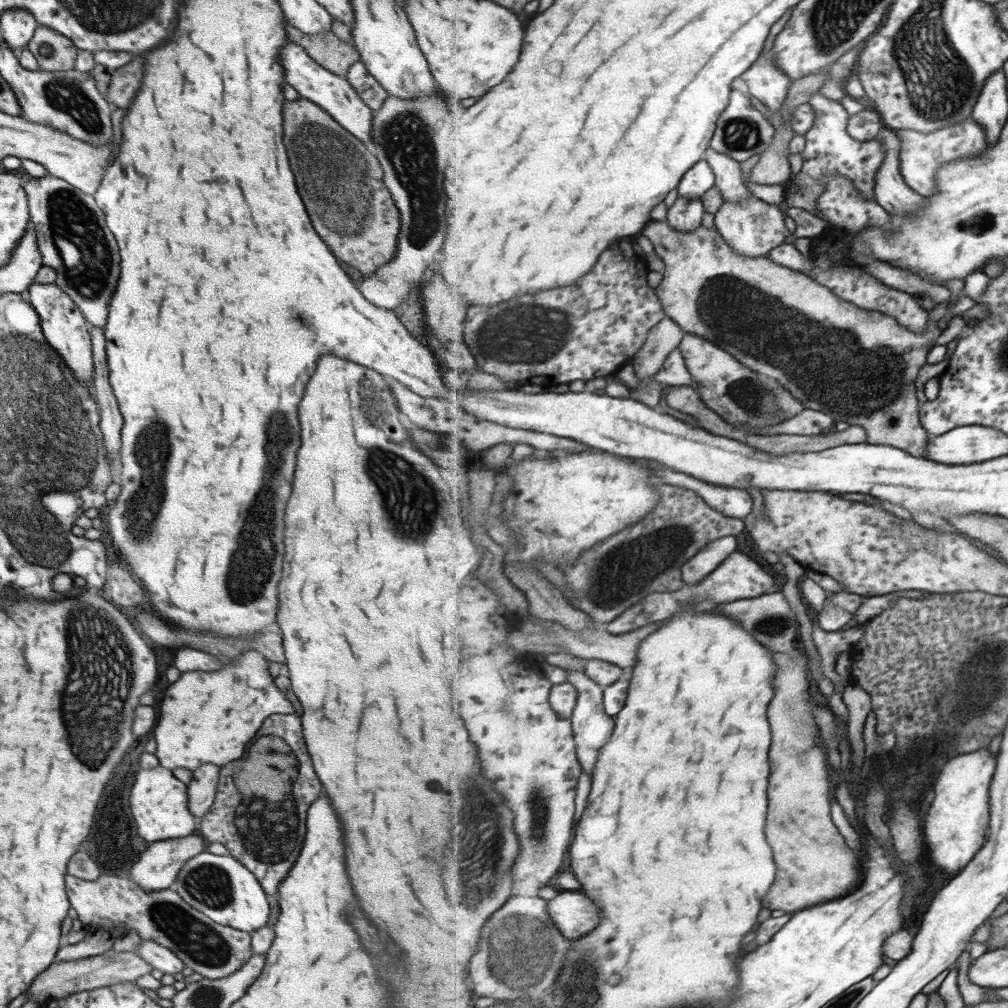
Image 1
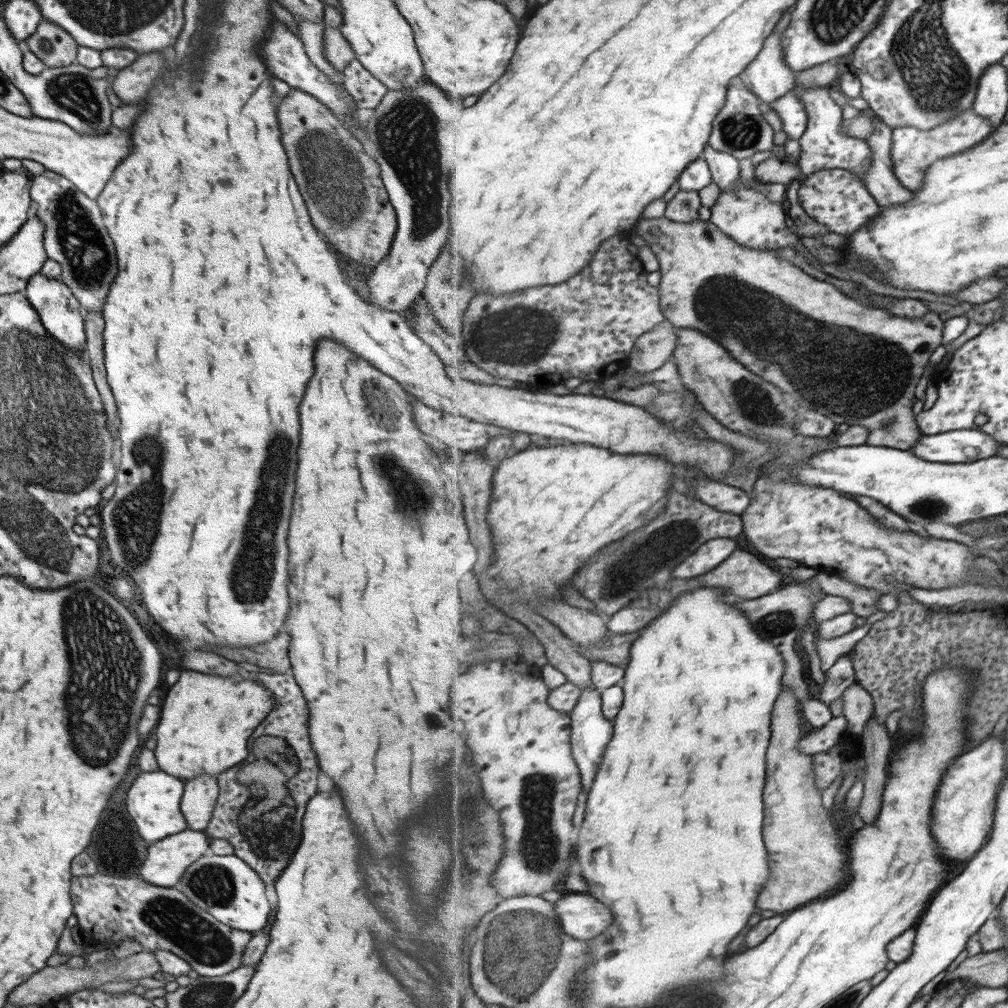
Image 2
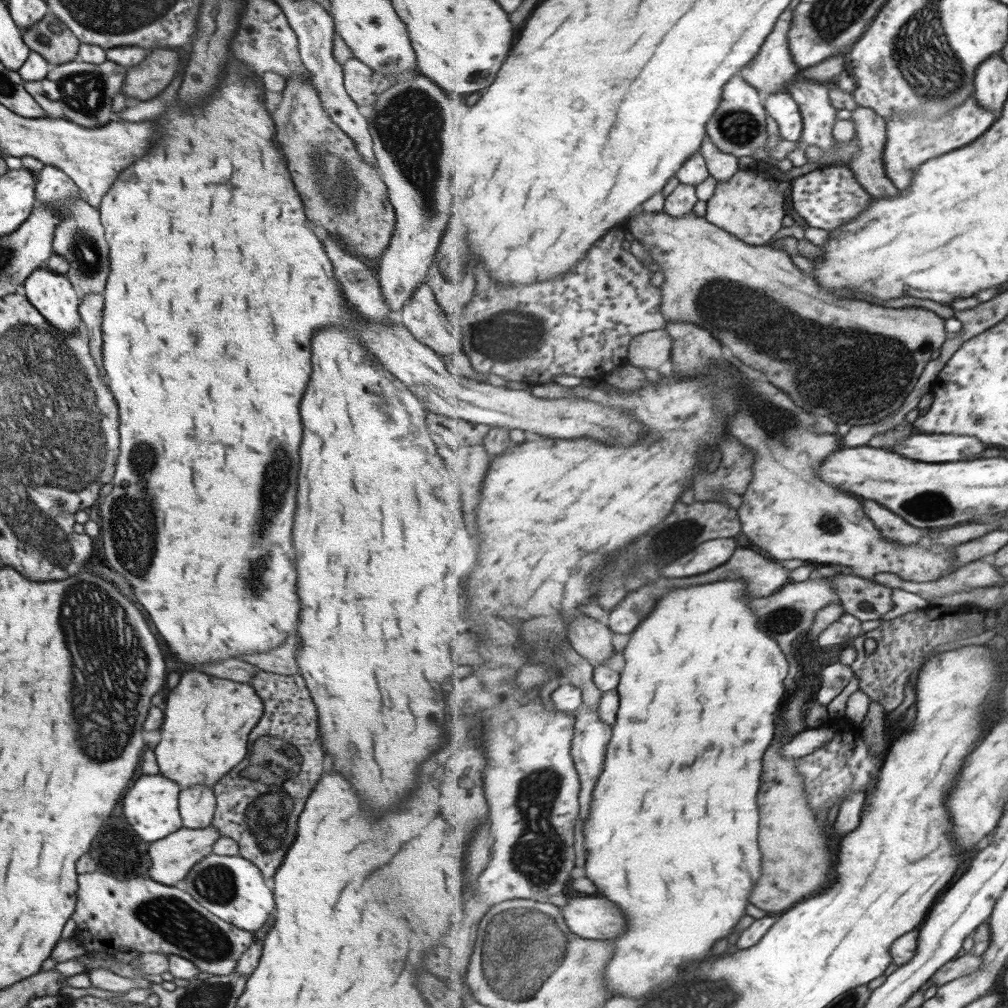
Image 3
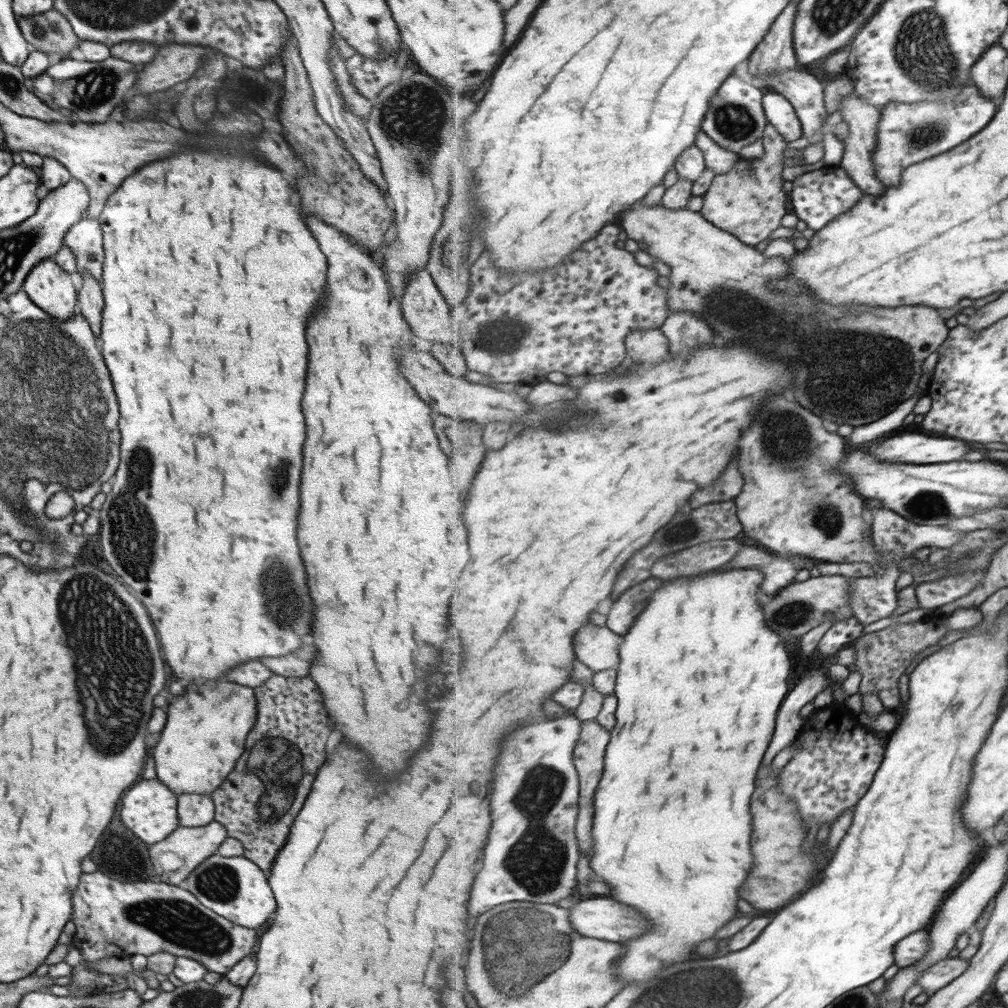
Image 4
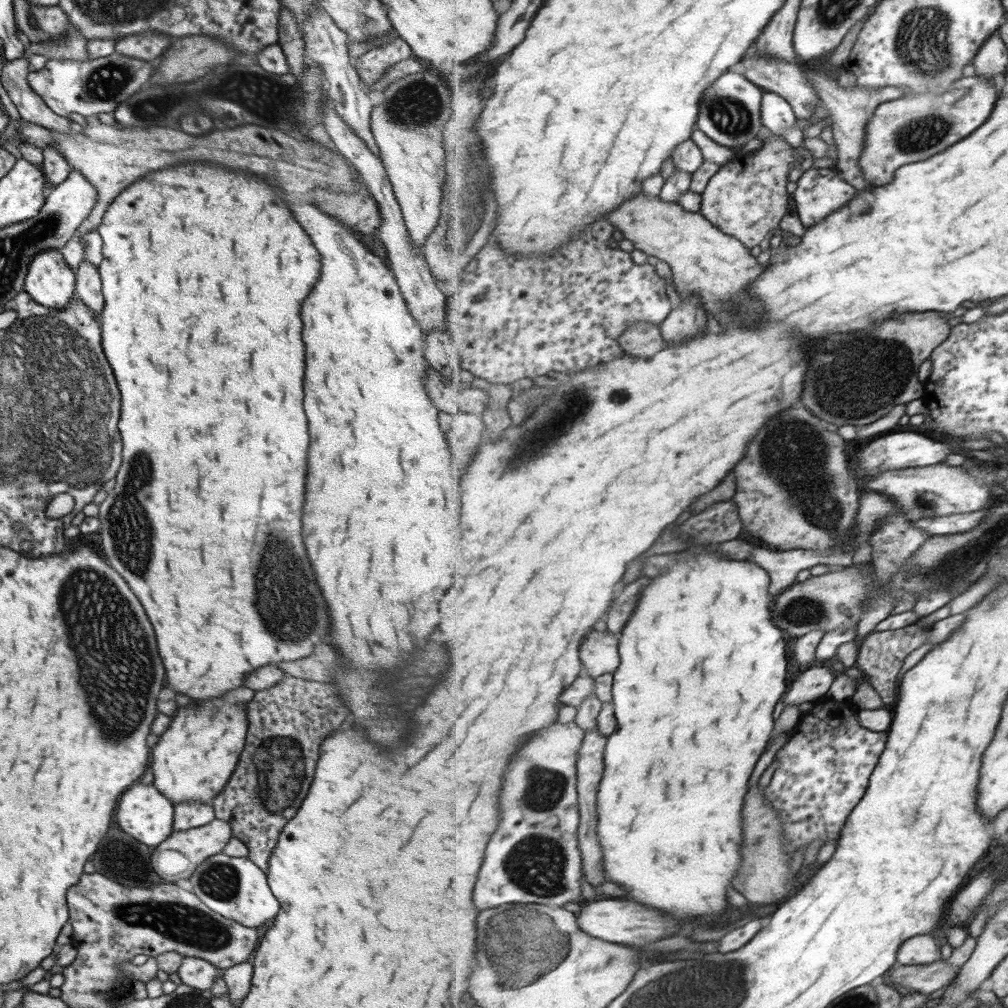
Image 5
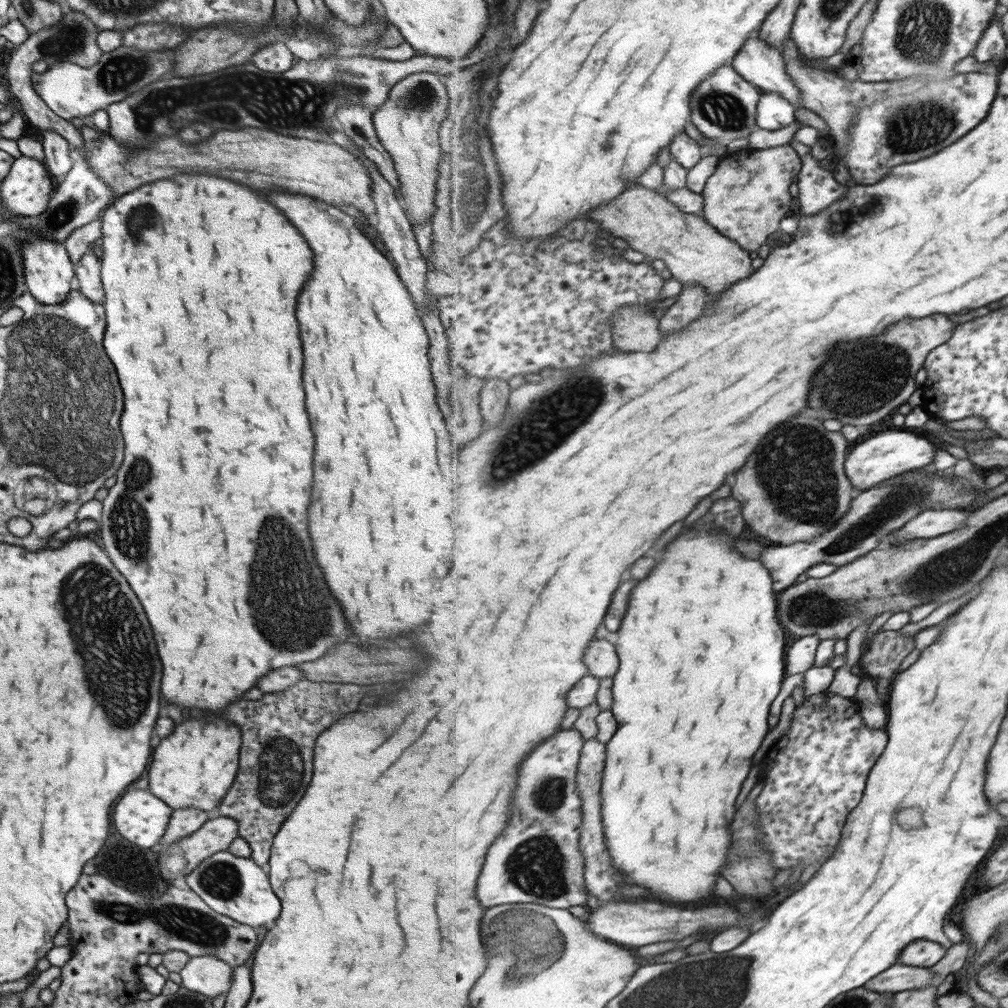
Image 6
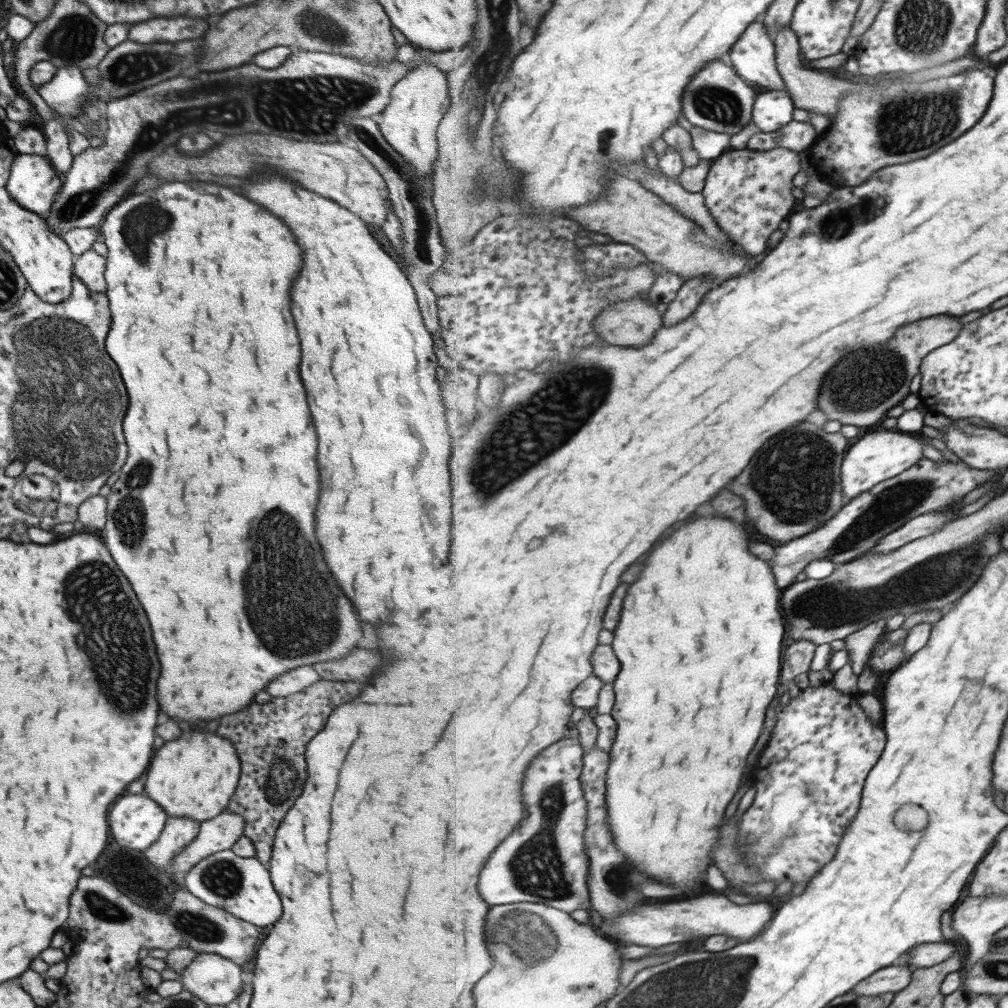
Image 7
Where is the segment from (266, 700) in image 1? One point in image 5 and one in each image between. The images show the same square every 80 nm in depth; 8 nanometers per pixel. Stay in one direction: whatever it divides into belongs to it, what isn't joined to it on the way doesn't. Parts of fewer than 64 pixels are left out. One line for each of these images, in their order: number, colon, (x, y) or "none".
2: (205, 721)
3: (204, 735)
4: (206, 728)
5: (194, 758)

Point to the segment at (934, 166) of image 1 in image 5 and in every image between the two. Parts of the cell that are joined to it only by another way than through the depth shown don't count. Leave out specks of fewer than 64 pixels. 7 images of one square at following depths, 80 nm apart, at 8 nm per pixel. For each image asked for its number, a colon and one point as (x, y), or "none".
2: (914, 150)
3: (914, 140)
4: (908, 134)
5: (910, 129)

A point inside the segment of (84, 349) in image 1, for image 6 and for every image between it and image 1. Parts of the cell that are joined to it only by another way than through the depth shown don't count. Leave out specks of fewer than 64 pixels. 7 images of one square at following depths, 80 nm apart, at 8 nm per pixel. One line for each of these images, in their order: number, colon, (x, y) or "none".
2: (60, 315)
3: (51, 294)
4: (46, 286)
5: (49, 282)
6: (48, 275)

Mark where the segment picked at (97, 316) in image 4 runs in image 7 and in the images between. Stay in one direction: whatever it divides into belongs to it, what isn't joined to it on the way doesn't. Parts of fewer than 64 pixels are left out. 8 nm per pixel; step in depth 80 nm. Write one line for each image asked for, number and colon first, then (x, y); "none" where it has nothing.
5: (87, 289)
6: (86, 272)
7: (88, 269)

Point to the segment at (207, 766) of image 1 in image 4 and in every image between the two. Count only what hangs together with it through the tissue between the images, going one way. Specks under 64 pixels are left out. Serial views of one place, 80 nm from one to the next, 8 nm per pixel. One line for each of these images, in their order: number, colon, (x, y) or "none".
2: (199, 794)
3: (196, 805)
4: (193, 810)

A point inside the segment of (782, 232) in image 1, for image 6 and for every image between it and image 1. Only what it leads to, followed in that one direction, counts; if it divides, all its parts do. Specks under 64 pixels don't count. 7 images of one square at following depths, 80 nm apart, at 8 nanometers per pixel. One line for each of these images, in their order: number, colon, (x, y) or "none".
2: (746, 214)
3: (749, 205)
4: (749, 201)
5: (747, 198)
6: (748, 195)

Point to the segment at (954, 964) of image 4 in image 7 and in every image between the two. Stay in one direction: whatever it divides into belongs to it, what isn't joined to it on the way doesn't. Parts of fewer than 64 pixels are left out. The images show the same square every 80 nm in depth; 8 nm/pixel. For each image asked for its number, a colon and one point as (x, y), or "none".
5: (926, 979)
6: (899, 978)
7: (894, 978)

